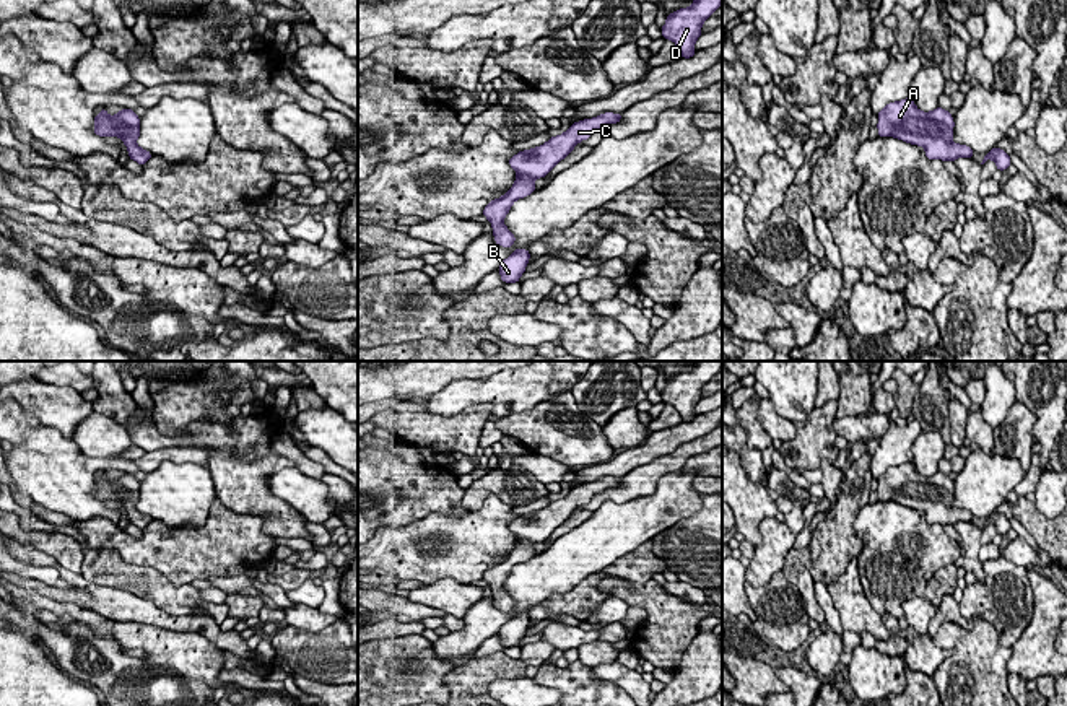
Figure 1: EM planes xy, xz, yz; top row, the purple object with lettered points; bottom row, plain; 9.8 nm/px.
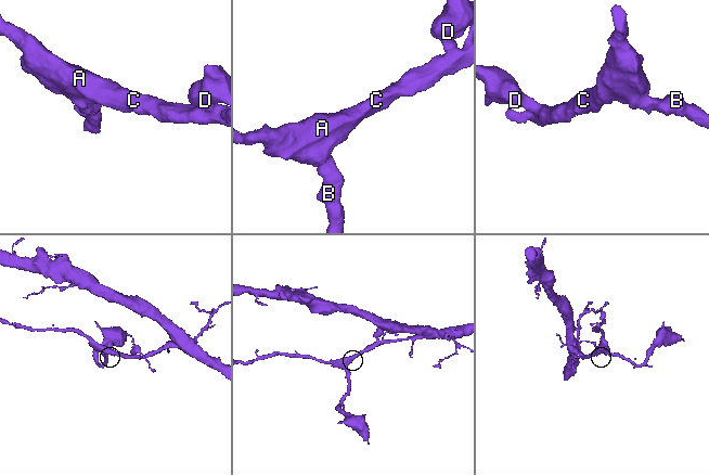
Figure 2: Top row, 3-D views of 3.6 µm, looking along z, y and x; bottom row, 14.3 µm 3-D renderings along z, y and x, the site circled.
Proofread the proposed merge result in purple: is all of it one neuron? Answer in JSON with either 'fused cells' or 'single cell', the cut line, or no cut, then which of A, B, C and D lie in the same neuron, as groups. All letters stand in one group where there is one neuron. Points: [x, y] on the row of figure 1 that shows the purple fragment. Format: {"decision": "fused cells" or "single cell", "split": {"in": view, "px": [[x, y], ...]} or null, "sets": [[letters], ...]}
{"decision": "single cell", "split": null, "sets": [["A", "B", "C", "D"]]}

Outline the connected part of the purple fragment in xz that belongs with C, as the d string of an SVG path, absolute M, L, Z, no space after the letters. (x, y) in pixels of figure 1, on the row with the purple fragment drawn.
M605 112L599 117L574 122L564 133L551 137L547 143L519 151L509 158L509 166L517 172L512 187L499 198L488 202L483 216L493 226L494 242L509 249L516 236L503 223L512 203L535 192L534 181L548 176L556 163L564 159L574 146L587 140L595 130L618 124L623 114Z

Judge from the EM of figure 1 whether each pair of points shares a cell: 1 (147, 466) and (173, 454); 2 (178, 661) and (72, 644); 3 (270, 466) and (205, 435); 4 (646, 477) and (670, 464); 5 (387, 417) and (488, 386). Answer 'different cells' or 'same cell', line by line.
1: same cell
2: same cell
3: same cell
4: same cell
5: different cells

